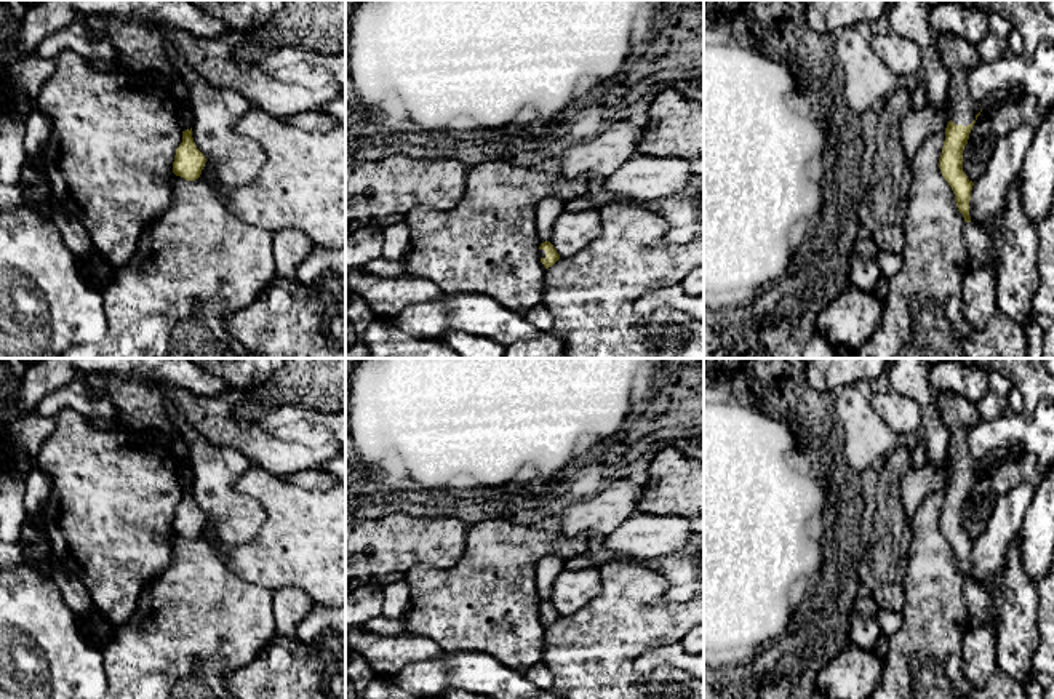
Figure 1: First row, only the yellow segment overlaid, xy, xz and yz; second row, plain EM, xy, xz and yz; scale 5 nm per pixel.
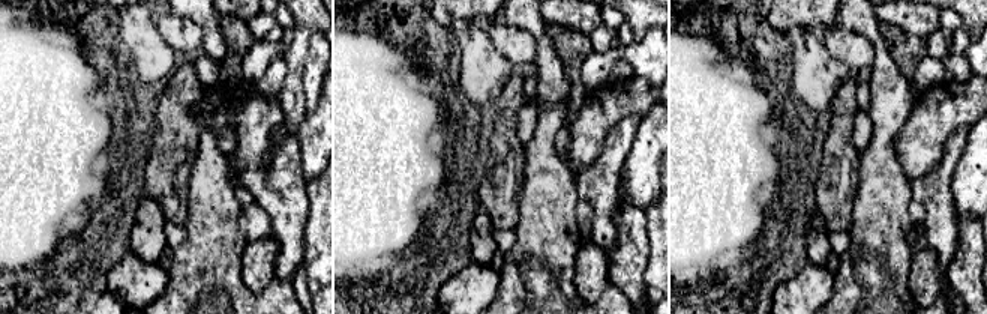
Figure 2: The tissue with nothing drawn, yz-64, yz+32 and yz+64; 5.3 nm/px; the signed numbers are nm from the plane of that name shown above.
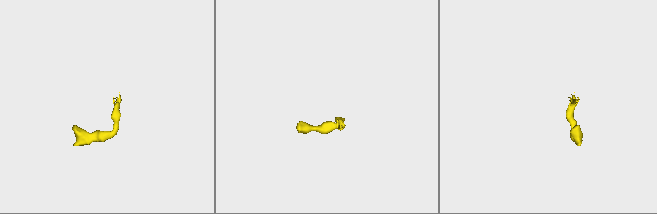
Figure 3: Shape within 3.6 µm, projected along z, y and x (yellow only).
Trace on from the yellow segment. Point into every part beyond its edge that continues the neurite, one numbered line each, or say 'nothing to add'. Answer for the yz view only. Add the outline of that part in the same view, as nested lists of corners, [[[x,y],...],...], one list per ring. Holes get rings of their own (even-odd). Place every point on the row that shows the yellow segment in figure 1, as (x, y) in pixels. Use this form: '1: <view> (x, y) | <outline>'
1: yz (960, 56) | [[[940,34],[936,45],[948,70],[950,120],[955,125],[968,126],[980,112],[980,106],[968,93],[968,77],[980,62],[977,48],[948,34]]]

